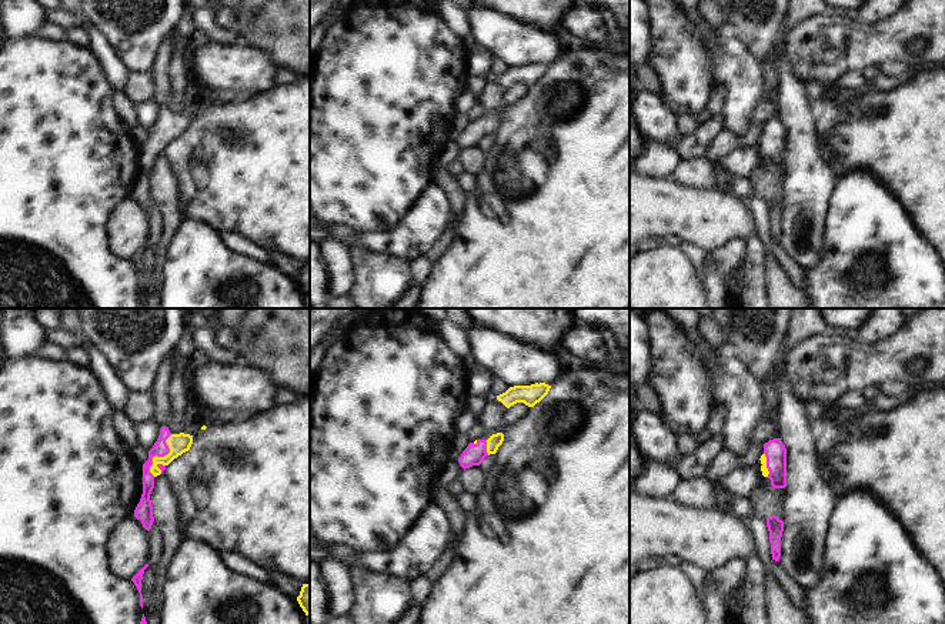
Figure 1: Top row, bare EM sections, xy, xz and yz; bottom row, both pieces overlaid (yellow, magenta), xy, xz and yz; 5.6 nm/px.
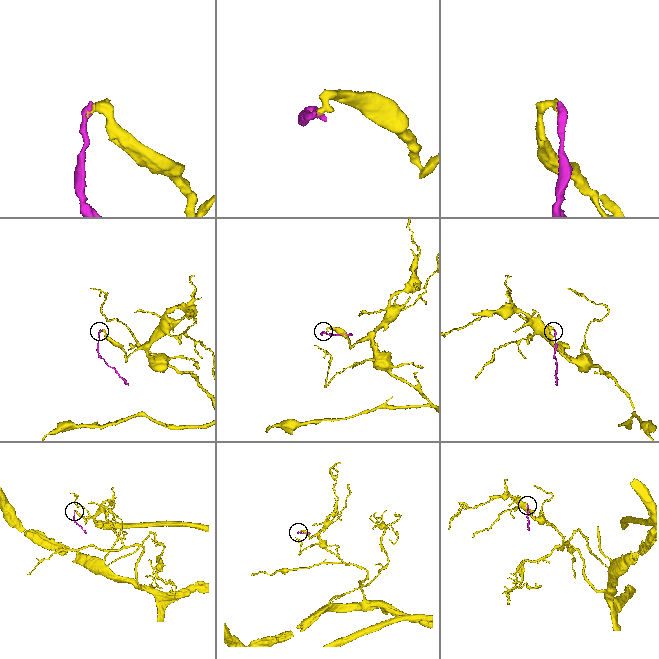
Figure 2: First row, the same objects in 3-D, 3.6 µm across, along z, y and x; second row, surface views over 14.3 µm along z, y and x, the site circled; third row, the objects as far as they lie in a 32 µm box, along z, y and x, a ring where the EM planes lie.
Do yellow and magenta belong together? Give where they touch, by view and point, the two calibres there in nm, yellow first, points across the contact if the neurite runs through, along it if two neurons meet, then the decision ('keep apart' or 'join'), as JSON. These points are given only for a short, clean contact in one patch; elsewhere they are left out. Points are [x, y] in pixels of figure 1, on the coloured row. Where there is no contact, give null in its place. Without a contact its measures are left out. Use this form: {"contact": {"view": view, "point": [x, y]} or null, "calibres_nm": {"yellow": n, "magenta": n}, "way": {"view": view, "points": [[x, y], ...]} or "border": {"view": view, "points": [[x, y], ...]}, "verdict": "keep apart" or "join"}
{"contact": {"view": "xy", "point": [160, 457]}, "calibres_nm": {"yellow": 110, "magenta": 90}, "way": {"view": "xy", "points": [[180, 443], [160, 457], [160, 449]]}, "verdict": "join"}

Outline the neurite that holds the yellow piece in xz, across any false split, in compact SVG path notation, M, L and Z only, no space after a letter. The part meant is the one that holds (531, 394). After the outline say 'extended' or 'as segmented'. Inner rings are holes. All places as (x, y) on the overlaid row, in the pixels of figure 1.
M545 383L514 386L510 387L505 393L497 396L497 400L501 401L507 408L517 403L524 403L528 407L534 407L548 394L550 388L551 386Z; as segmented

